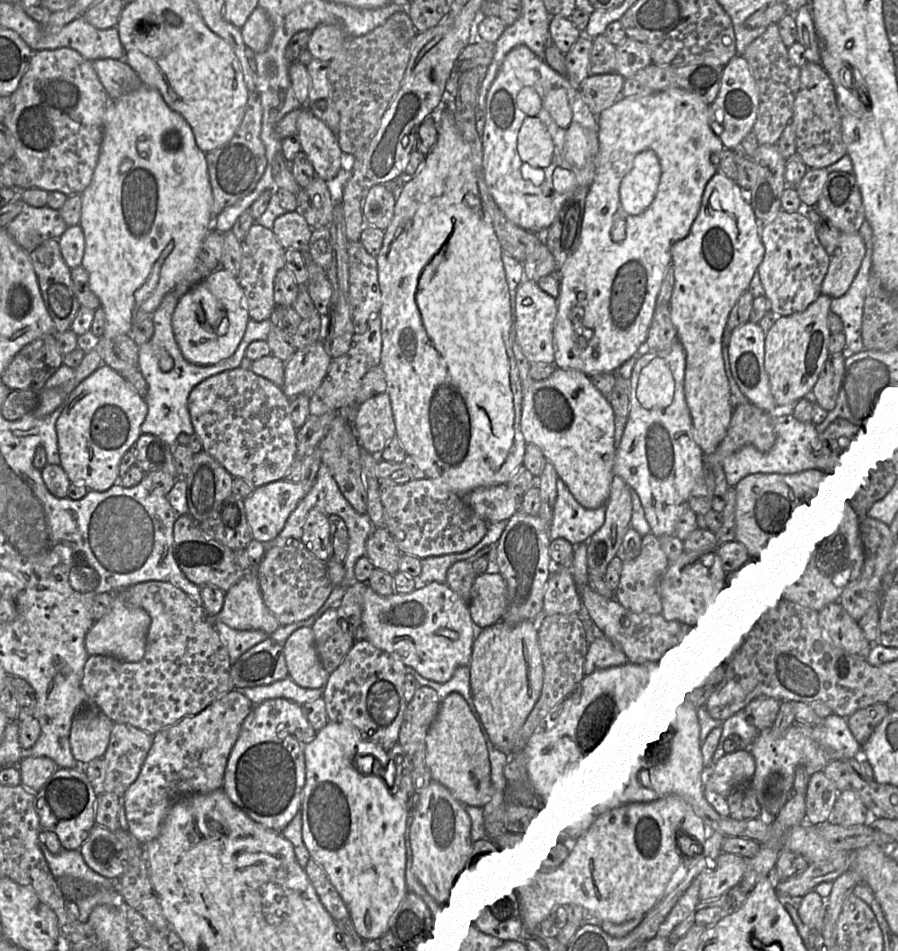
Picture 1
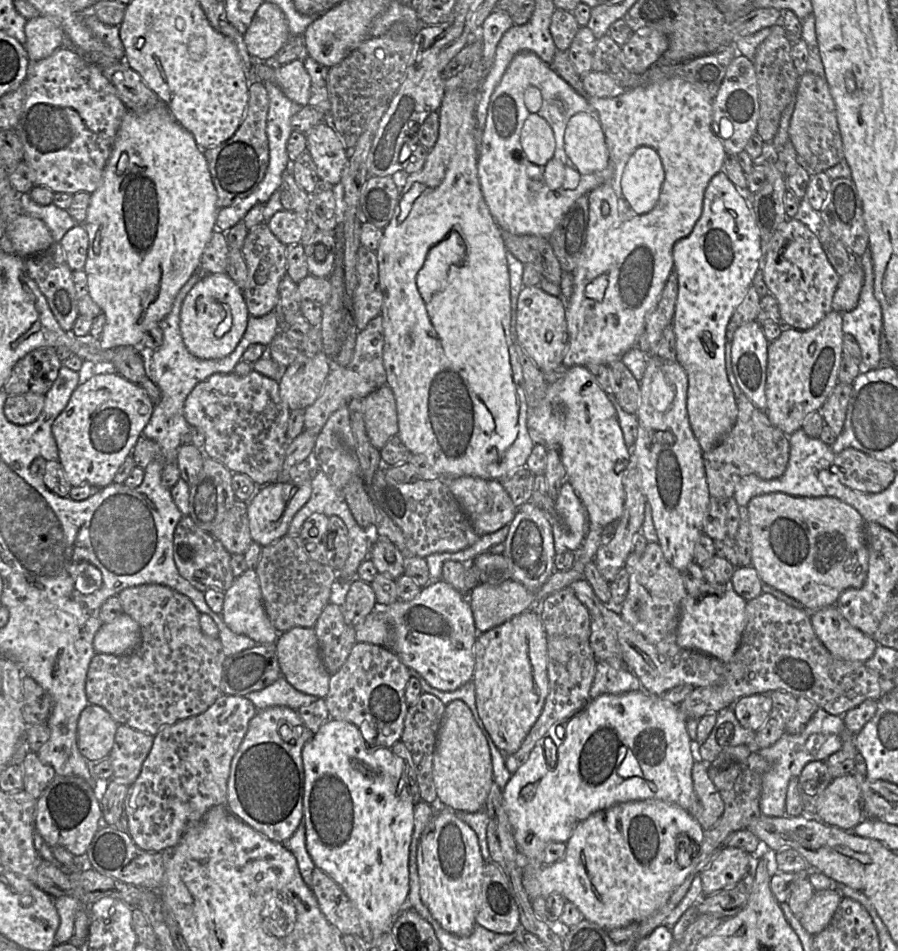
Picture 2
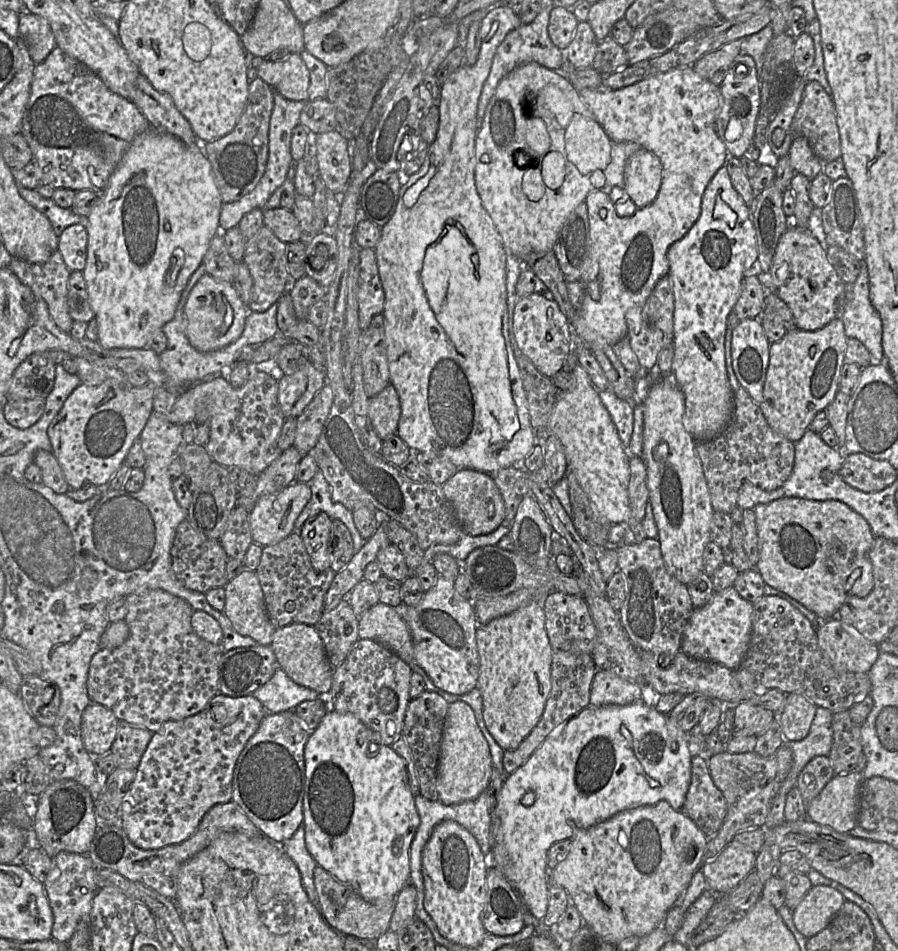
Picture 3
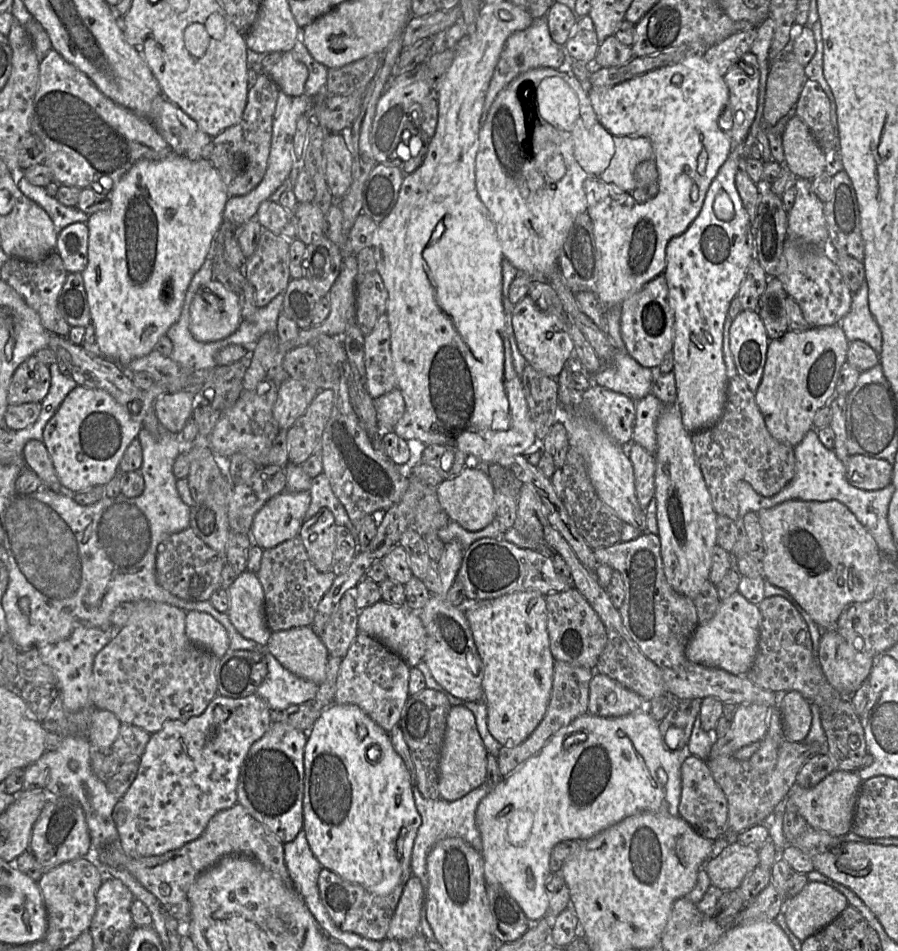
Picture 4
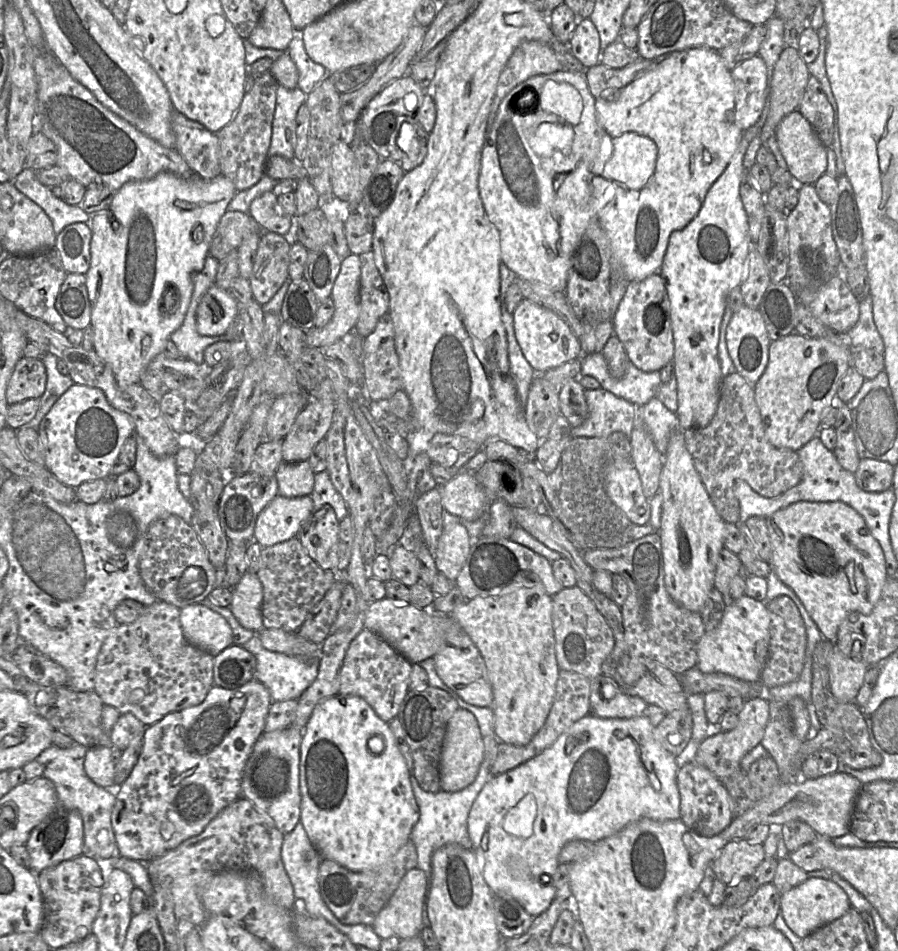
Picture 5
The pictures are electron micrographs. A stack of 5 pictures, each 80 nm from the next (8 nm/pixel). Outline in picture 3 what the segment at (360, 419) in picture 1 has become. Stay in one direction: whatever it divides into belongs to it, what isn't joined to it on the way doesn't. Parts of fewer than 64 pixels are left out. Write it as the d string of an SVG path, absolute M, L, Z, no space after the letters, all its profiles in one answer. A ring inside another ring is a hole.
M392 384L369 399L369 417L373 429L382 441L397 433L400 415L399 395Z

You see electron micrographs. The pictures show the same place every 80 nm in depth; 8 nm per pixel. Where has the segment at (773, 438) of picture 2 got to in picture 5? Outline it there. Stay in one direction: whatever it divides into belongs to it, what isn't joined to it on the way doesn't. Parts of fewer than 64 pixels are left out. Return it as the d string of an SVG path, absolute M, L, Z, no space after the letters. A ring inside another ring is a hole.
M737 372L723 377L711 422L705 427L683 430L686 448L711 502L721 518L732 524L740 522L740 504L733 491L736 480L746 481L763 497L774 498L796 486L804 473L795 451L776 448L766 439L753 386Z

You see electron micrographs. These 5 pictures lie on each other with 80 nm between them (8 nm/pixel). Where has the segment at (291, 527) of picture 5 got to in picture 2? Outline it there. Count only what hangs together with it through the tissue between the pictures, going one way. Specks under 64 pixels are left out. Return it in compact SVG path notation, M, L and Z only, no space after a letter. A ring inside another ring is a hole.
M311 480L300 483L273 482L259 486L247 502L247 517L252 540L264 547L284 537L294 515L306 504L311 493Z

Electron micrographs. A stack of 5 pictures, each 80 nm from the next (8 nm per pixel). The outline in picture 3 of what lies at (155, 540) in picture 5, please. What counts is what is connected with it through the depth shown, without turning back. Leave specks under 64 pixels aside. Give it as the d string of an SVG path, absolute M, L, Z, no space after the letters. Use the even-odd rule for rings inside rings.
M187 519L183 520L176 529L170 554L175 577L187 589L205 594L212 588L224 588L228 583L226 577L228 557L220 541L207 538L196 530Z

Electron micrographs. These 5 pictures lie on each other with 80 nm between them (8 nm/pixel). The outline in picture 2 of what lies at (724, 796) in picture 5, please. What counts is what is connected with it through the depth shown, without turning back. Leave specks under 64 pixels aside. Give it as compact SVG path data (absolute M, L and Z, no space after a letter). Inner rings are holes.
M694 761L692 769L693 788L701 806L696 820L704 831L711 829L721 819L725 810L724 801L709 776L710 762Z

